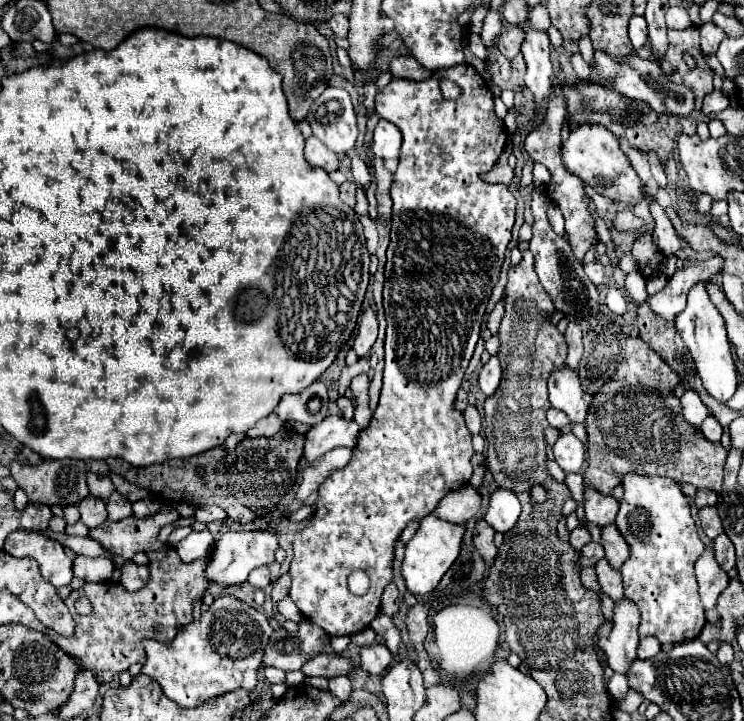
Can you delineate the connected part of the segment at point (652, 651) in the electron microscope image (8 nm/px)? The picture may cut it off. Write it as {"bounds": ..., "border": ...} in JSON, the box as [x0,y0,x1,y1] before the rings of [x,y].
{"bounds":[638,637,660,659],"border":[[[640,637],[638,643],[638,657],[640,659],[650,659],[660,651],[660,641],[656,641],[654,637]]]}

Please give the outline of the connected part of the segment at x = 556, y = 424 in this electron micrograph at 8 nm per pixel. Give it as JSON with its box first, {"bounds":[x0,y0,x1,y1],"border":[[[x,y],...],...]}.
{"bounds":[546,409,570,429],"border":[[[548,409],[546,419],[548,419],[550,427],[554,427],[554,429],[562,429],[562,427],[566,427],[570,423],[570,419],[566,417],[566,413],[562,413],[558,409]]]}

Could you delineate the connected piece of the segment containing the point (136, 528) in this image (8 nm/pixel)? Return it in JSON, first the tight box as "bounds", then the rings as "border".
{"bounds":[90,509,180,559],"border":[[[162,509],[158,515],[136,519],[128,517],[126,521],[104,521],[100,527],[90,529],[90,537],[98,541],[110,555],[132,559],[138,551],[162,549],[158,543],[158,531],[166,525],[180,519],[176,509]]]}

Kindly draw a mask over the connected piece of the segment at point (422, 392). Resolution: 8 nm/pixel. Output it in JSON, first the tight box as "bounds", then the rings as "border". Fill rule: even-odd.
{"bounds":[290,65,516,637],"border":[[[454,65],[450,69],[438,71],[434,77],[426,79],[426,81],[412,81],[412,79],[392,79],[378,95],[376,95],[376,113],[382,119],[388,119],[390,123],[394,123],[402,137],[402,153],[400,153],[400,165],[394,173],[394,183],[392,183],[392,241],[388,245],[388,261],[386,261],[386,283],[384,283],[384,311],[386,311],[386,341],[384,341],[384,385],[382,385],[382,393],[380,393],[380,401],[378,407],[374,411],[374,417],[370,421],[370,425],[366,429],[362,429],[358,445],[354,447],[352,459],[346,467],[342,469],[334,469],[328,479],[320,485],[318,493],[318,501],[316,501],[316,513],[314,517],[308,521],[308,525],[296,535],[294,539],[294,559],[290,563],[290,577],[292,577],[292,587],[290,587],[290,597],[292,601],[298,605],[298,609],[302,611],[302,615],[316,623],[318,627],[322,627],[330,637],[334,635],[354,635],[366,627],[370,627],[370,621],[378,615],[380,611],[380,595],[384,591],[384,587],[392,581],[392,561],[394,561],[394,543],[400,537],[400,533],[404,531],[404,527],[412,521],[412,519],[422,519],[426,515],[430,515],[436,505],[440,503],[440,499],[454,489],[460,489],[462,485],[466,485],[472,477],[472,433],[468,431],[462,411],[458,411],[454,407],[456,403],[456,393],[460,389],[464,371],[468,367],[468,361],[474,353],[478,335],[480,335],[480,325],[482,325],[482,317],[490,299],[490,293],[498,281],[498,273],[500,267],[504,263],[504,253],[506,253],[506,245],[510,241],[510,231],[514,227],[514,211],[516,211],[516,199],[514,195],[508,191],[506,185],[490,185],[482,179],[482,173],[488,173],[492,169],[492,165],[498,161],[498,157],[502,155],[504,147],[506,147],[506,127],[504,123],[494,115],[494,97],[492,91],[484,85],[484,79],[480,77],[480,73],[472,67],[472,65]],[[446,77],[452,79],[460,89],[460,97],[458,99],[444,99],[438,87],[438,79]],[[352,571],[364,571],[370,577],[370,589],[366,595],[356,597],[348,591],[346,587],[346,579]]]}

